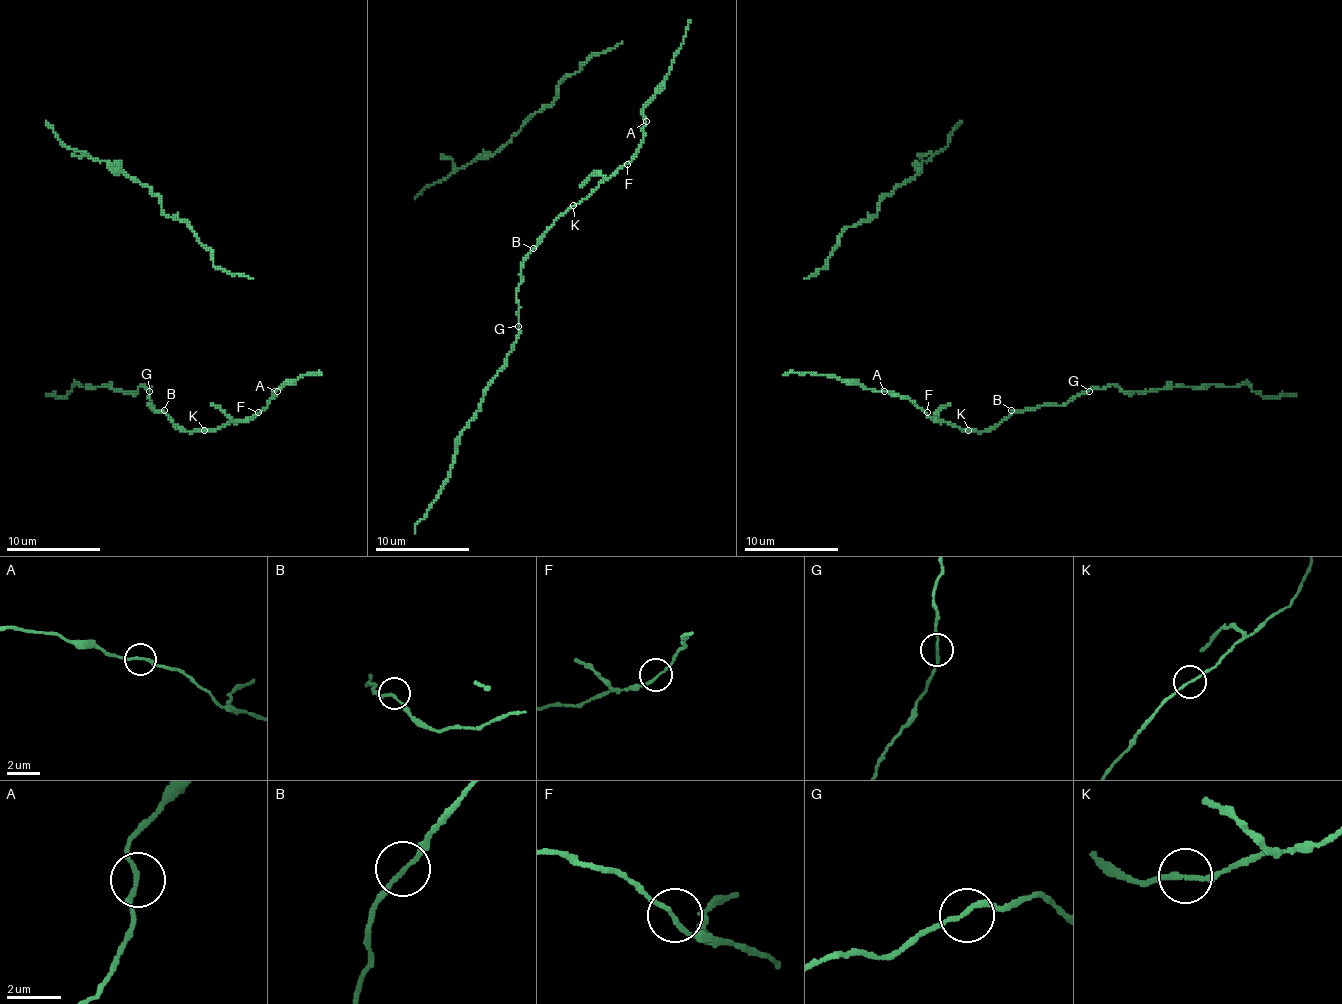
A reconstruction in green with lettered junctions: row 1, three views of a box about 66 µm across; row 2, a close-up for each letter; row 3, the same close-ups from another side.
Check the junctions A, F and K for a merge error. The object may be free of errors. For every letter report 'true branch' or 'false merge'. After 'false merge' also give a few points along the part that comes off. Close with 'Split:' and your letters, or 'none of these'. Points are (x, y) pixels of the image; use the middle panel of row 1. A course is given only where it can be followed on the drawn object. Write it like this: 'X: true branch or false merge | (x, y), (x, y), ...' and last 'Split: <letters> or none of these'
A: true branch
F: true branch
K: true branch
Split: none of these

